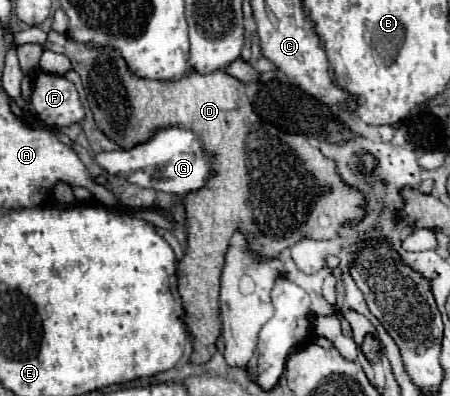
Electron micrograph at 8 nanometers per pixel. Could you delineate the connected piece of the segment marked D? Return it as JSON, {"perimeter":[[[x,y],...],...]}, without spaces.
{"perimeter":[[[49,32],[45,46],[37,44],[23,44],[17,48],[19,64],[23,74],[31,74],[35,70],[35,52],[53,50],[69,56],[73,68],[79,72],[83,80],[83,88],[89,100],[89,106],[93,110],[97,126],[115,140],[121,148],[135,146],[137,142],[145,142],[149,134],[153,134],[153,128],[161,126],[189,126],[191,130],[197,130],[201,134],[201,140],[213,154],[217,154],[217,174],[209,180],[209,186],[205,190],[199,190],[197,194],[189,194],[185,198],[185,212],[187,212],[187,242],[189,248],[183,256],[183,260],[177,264],[177,276],[179,276],[179,294],[185,308],[185,324],[189,332],[195,338],[195,350],[191,356],[191,362],[203,364],[211,358],[215,352],[215,340],[221,334],[221,322],[219,322],[219,276],[223,270],[223,256],[229,244],[229,238],[235,230],[241,230],[249,240],[253,250],[263,258],[277,258],[281,250],[293,246],[303,236],[325,240],[325,238],[337,238],[339,230],[345,222],[351,226],[359,224],[367,214],[367,198],[361,190],[351,188],[343,182],[343,178],[337,174],[337,164],[331,158],[325,158],[319,148],[311,146],[305,136],[301,134],[285,134],[271,124],[263,124],[263,120],[255,114],[249,96],[245,94],[245,84],[233,76],[229,76],[225,70],[215,70],[211,74],[199,74],[197,70],[187,70],[181,80],[149,80],[139,78],[129,70],[125,64],[125,58],[115,48],[105,46],[87,46],[71,40],[65,34]]]}

